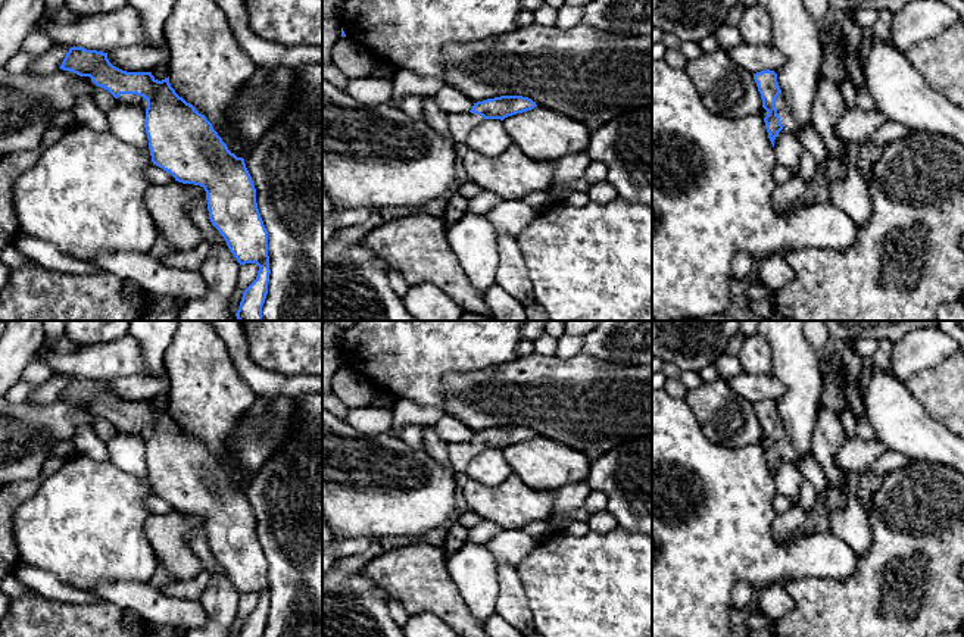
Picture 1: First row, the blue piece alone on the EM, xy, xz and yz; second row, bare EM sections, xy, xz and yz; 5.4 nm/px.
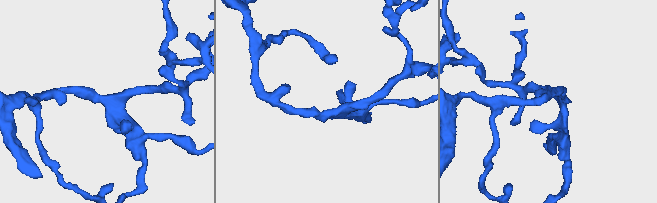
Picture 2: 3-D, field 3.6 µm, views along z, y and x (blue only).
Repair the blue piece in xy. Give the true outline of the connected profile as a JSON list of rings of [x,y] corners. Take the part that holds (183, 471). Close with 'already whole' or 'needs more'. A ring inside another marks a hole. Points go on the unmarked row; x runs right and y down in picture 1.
[[[75,375],[66,382],[60,399],[90,406],[118,431],[137,434],[146,441],[144,458],[153,494],[169,502],[178,512],[205,518],[209,549],[227,571],[230,581],[240,594],[259,596],[256,609],[243,622],[240,637],[262,637],[271,603],[268,561],[258,538],[256,518],[244,488],[231,483],[206,446],[175,422],[169,406],[157,410],[152,402],[127,402],[113,396],[107,382]]]; needs more

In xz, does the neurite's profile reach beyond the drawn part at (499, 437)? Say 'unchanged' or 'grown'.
grown

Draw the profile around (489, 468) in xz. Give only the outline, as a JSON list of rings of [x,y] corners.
[[[486,449],[469,462],[462,478],[474,480],[486,487],[496,487],[512,474],[500,449]]]

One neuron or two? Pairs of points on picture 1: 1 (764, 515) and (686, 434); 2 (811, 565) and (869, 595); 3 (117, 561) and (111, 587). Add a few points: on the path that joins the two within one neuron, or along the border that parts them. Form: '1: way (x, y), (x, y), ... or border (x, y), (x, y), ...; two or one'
1: way (743, 495), (704, 455); one
2: border (858, 556), (855, 571), (846, 578), (807, 577); two
3: border (146, 583), (103, 581), (90, 590); two

